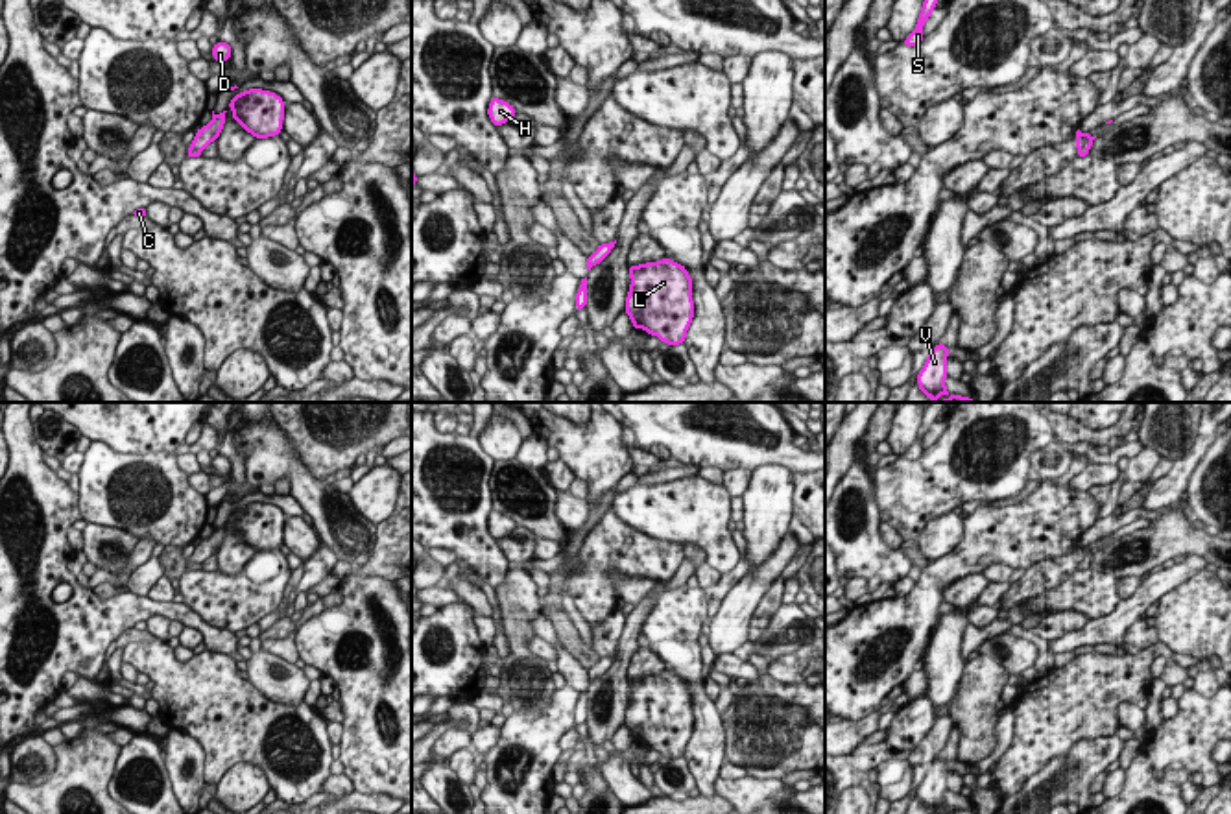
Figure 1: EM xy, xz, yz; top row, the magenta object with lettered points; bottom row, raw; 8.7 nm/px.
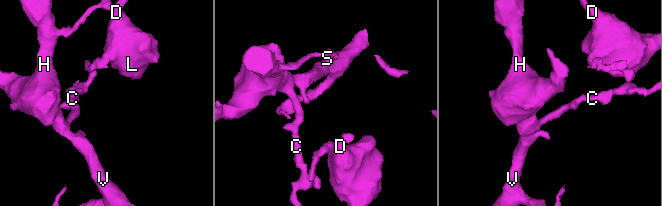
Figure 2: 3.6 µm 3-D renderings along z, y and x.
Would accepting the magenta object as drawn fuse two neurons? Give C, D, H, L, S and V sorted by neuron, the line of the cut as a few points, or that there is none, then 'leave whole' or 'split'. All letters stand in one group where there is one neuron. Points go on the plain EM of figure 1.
C H S V / D L | yz (1091, 554), (1078, 565) | split

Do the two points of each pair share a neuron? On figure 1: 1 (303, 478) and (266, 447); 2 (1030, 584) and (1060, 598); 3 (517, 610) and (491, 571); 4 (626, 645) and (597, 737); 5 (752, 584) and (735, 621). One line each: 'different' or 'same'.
1: same
2: different
3: different
4: same
5: same

